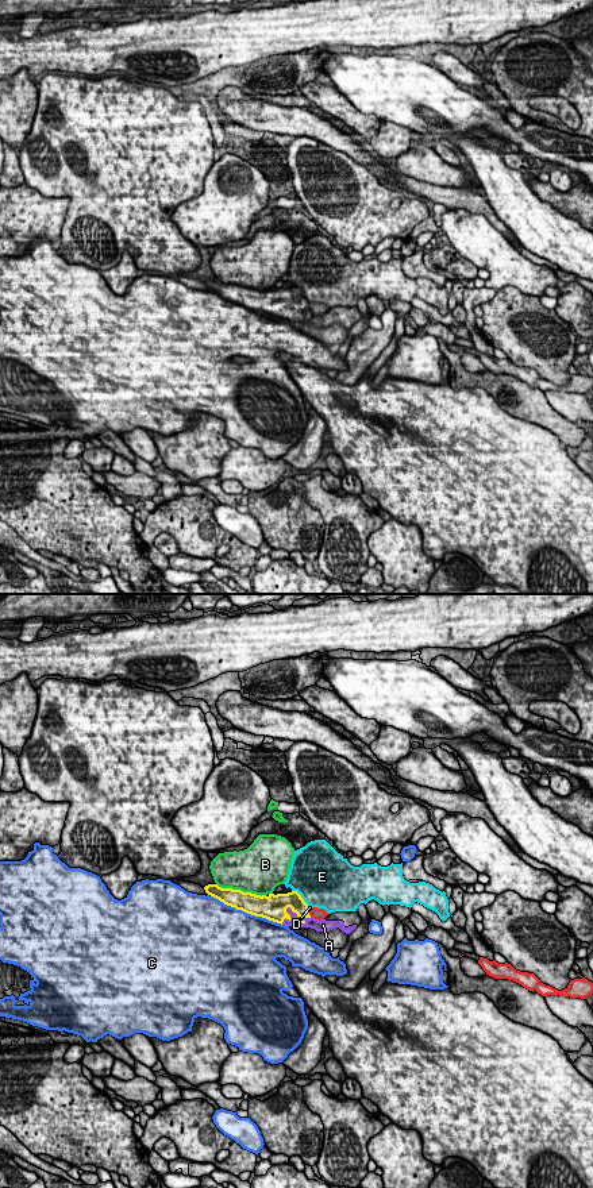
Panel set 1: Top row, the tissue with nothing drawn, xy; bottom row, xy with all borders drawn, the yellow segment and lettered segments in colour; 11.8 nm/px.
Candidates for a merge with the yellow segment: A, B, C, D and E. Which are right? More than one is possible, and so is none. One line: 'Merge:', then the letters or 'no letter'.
Merge: A

